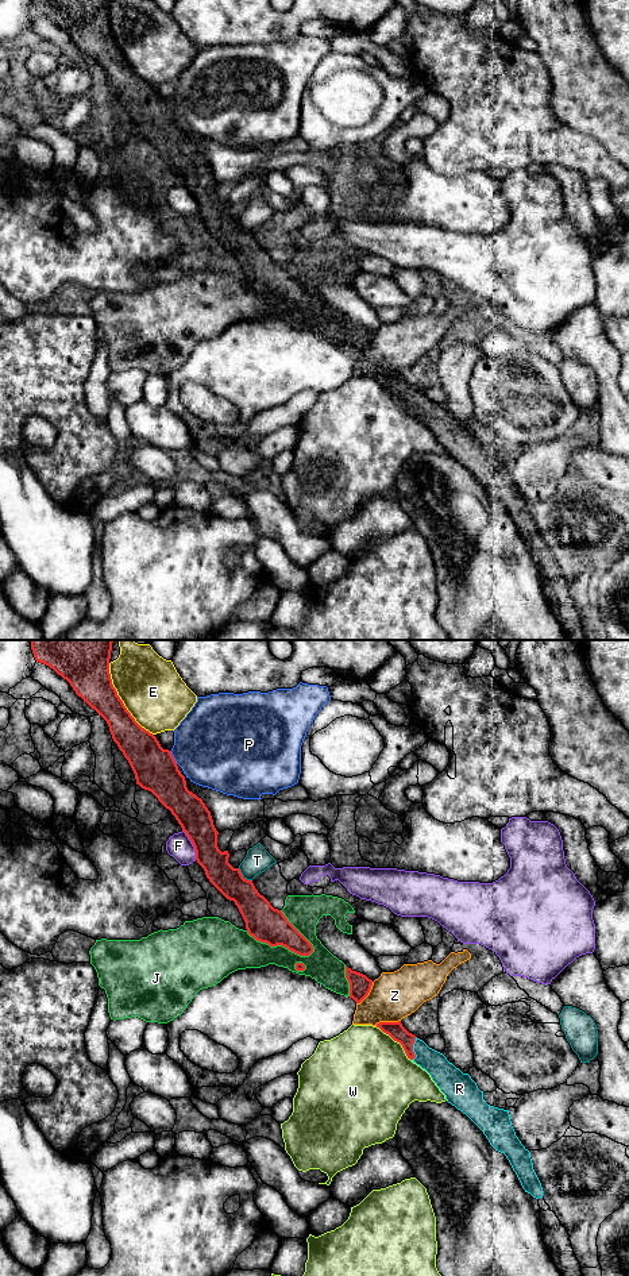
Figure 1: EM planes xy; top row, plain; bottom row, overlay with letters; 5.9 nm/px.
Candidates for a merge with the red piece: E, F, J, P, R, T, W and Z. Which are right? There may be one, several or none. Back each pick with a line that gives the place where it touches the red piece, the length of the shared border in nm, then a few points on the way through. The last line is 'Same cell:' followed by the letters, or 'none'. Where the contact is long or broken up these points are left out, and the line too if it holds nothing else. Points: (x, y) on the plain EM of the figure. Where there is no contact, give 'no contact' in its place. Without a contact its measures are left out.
R: xy (412, 400) | 140 nm | across xy (396, 382), (412, 400), (429, 411), (444, 426)
Same cell: R

